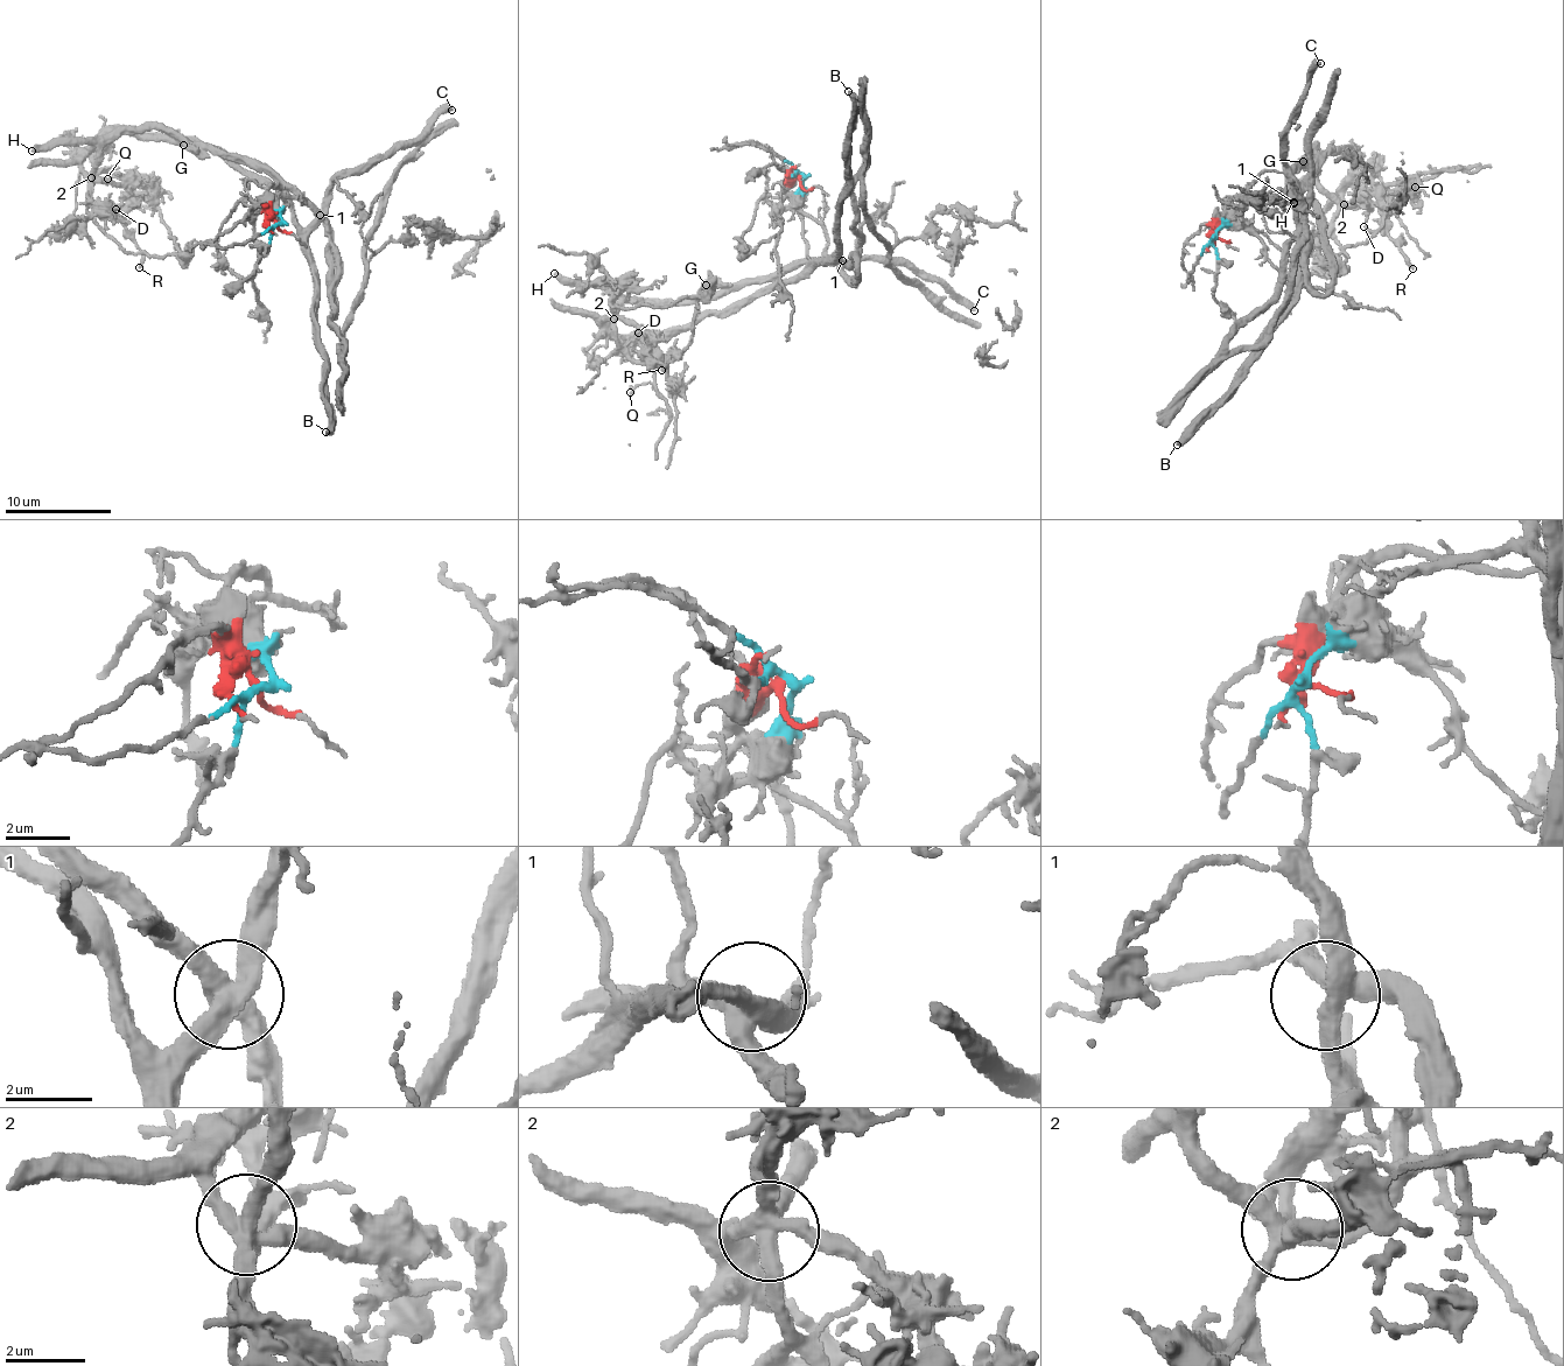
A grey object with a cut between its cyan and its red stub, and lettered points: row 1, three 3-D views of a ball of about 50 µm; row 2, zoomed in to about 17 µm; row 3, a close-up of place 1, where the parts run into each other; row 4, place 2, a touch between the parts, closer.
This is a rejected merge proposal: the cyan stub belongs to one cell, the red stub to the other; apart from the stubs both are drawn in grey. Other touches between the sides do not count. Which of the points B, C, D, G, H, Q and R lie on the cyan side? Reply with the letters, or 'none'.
D, G, H, R

